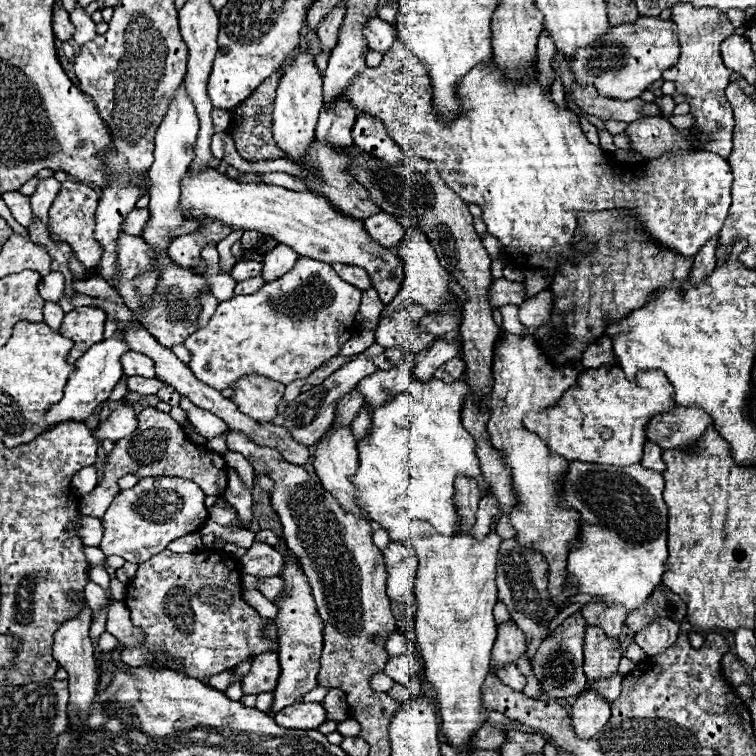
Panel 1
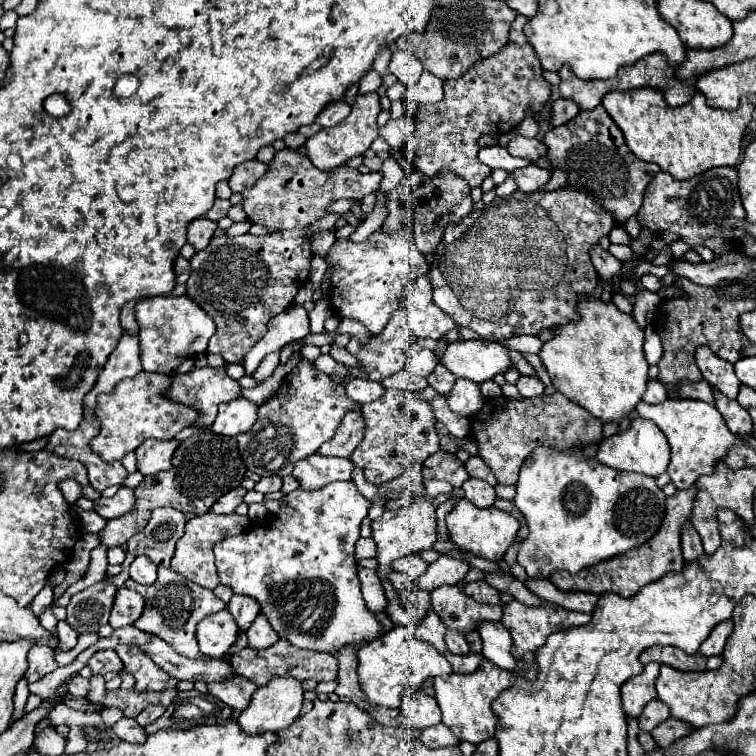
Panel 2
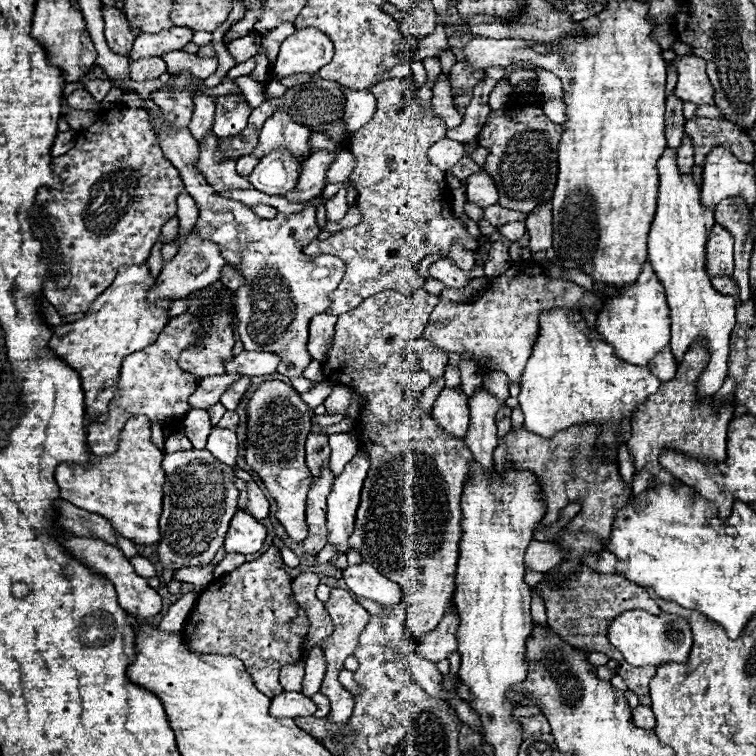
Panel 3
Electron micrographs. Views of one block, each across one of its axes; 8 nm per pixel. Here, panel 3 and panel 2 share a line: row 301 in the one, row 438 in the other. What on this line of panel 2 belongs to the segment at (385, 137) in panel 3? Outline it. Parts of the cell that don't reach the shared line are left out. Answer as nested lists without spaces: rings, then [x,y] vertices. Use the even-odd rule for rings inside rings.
[[[348,412],[338,426],[338,432],[318,448],[322,456],[340,456],[340,458],[350,458],[350,452],[362,442],[362,436],[366,432],[366,422],[358,412]]]

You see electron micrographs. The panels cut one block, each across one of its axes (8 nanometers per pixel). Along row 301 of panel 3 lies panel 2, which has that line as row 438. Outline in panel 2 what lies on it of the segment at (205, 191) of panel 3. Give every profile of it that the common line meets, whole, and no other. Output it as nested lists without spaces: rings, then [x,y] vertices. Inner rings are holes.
[[[302,358],[284,378],[276,396],[258,408],[258,420],[252,430],[236,438],[240,456],[246,468],[260,476],[288,476],[292,474],[294,462],[314,454],[322,442],[330,440],[342,416],[356,406],[346,396],[342,382],[332,382],[328,374],[316,370],[310,360]]]

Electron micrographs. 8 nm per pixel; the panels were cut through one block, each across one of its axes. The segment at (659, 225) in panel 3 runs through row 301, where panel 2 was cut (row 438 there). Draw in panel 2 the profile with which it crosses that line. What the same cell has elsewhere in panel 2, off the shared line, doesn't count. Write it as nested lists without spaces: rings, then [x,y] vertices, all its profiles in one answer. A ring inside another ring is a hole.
[[[666,400],[662,404],[646,404],[640,402],[636,406],[636,412],[640,418],[652,420],[668,438],[668,444],[672,448],[672,460],[668,466],[668,474],[678,490],[690,488],[698,476],[710,474],[714,470],[714,464],[722,460],[726,450],[734,444],[736,436],[728,430],[722,414],[706,402],[698,400]]]

